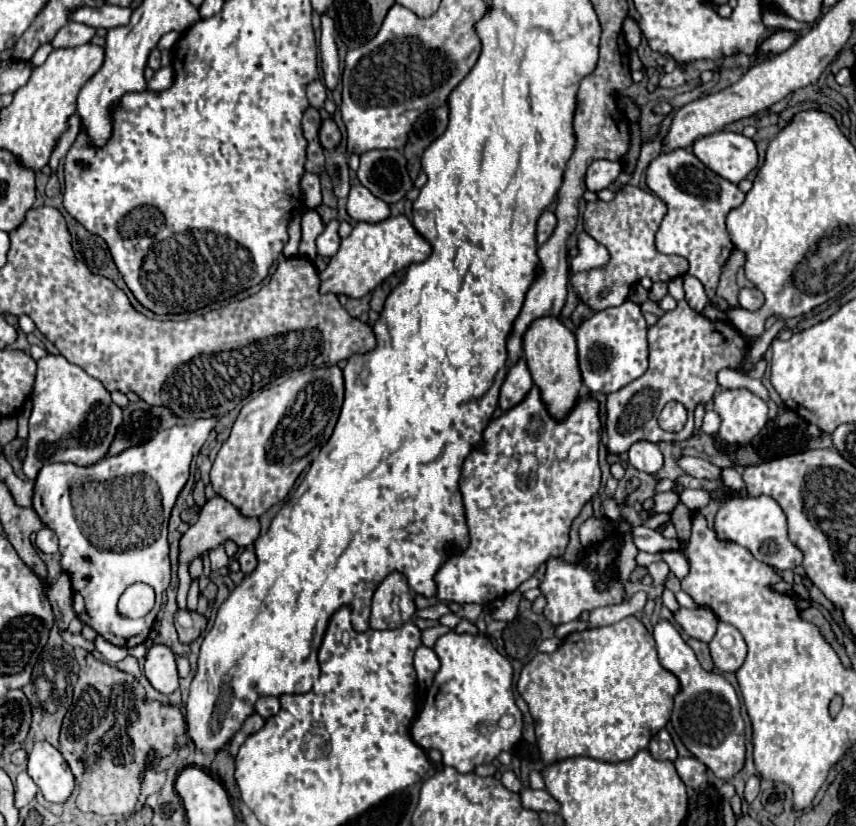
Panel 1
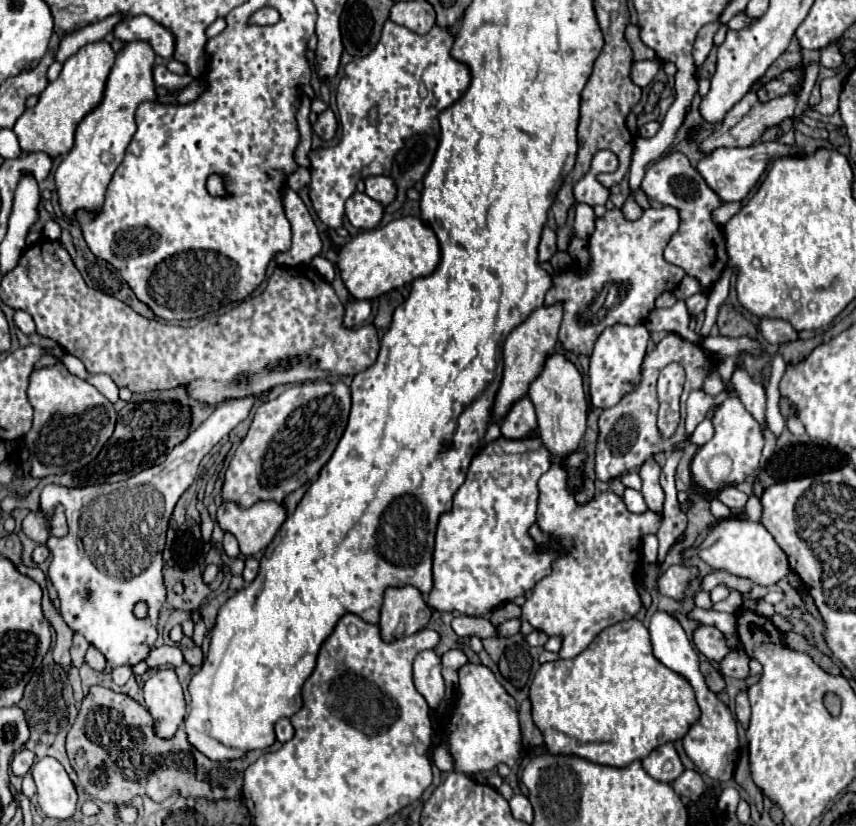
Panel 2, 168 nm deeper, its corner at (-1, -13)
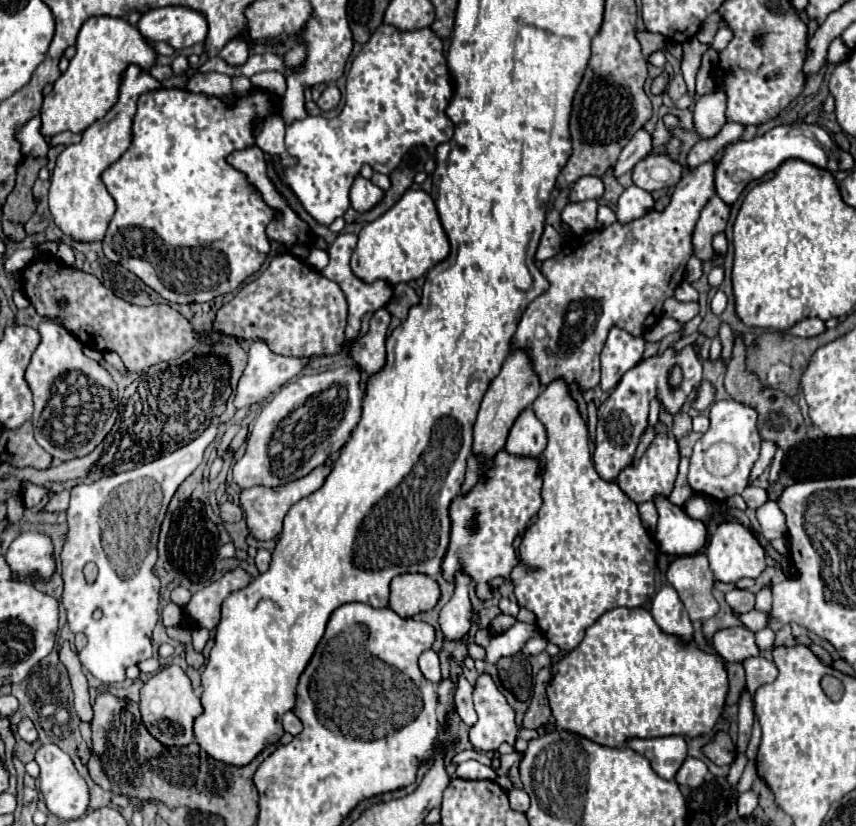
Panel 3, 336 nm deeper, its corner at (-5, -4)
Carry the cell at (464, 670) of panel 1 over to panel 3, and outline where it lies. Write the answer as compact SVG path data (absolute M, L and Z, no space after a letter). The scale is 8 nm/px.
M482 674L474 686L474 706L478 722L470 728L470 742L478 752L494 752L502 742L514 746L518 728L514 710L508 706L488 674Z

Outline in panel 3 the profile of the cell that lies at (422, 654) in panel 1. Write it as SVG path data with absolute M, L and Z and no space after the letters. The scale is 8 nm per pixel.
M428 650L420 656L420 670L422 674L430 680L430 682L440 682L442 674L440 674L440 662L438 662L438 656L434 650Z

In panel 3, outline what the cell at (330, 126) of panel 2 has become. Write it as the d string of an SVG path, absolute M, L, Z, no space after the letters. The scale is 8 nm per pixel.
M330 84L330 86L322 92L322 96L320 96L320 100L318 100L318 106L320 106L320 110L332 110L338 102L340 102L340 90L338 90L334 84Z

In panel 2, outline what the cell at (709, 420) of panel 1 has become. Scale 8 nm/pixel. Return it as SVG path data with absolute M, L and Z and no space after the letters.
M706 417L706 419L704 419L704 421L694 429L694 433L692 433L690 441L692 441L694 445L702 447L702 445L704 445L704 443L708 443L712 437L714 437L714 427L712 427L712 421Z

